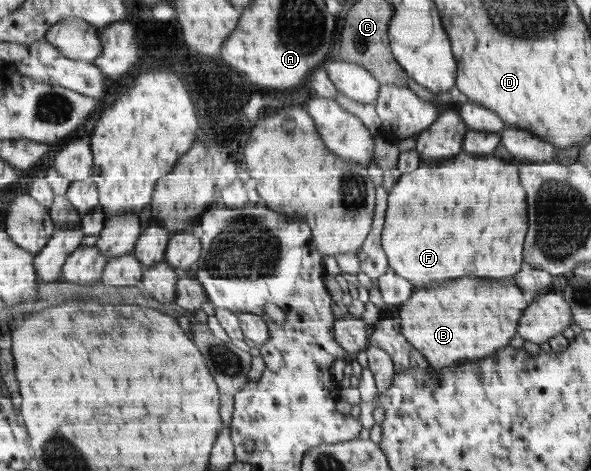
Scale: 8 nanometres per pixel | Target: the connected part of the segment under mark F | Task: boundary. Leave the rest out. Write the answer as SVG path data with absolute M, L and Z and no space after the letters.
M462 151L459 155L445 160L443 165L437 162L424 162L417 168L415 173L404 173L395 187L391 189L388 209L386 211L386 223L382 232L382 242L385 252L387 252L390 268L401 277L411 281L413 287L425 287L431 285L433 281L445 281L445 279L457 279L457 277L497 277L497 279L514 278L517 273L522 271L524 265L524 245L527 241L530 229L528 215L528 193L521 184L519 163L513 163L499 159L496 156L473 157L468 152Z

